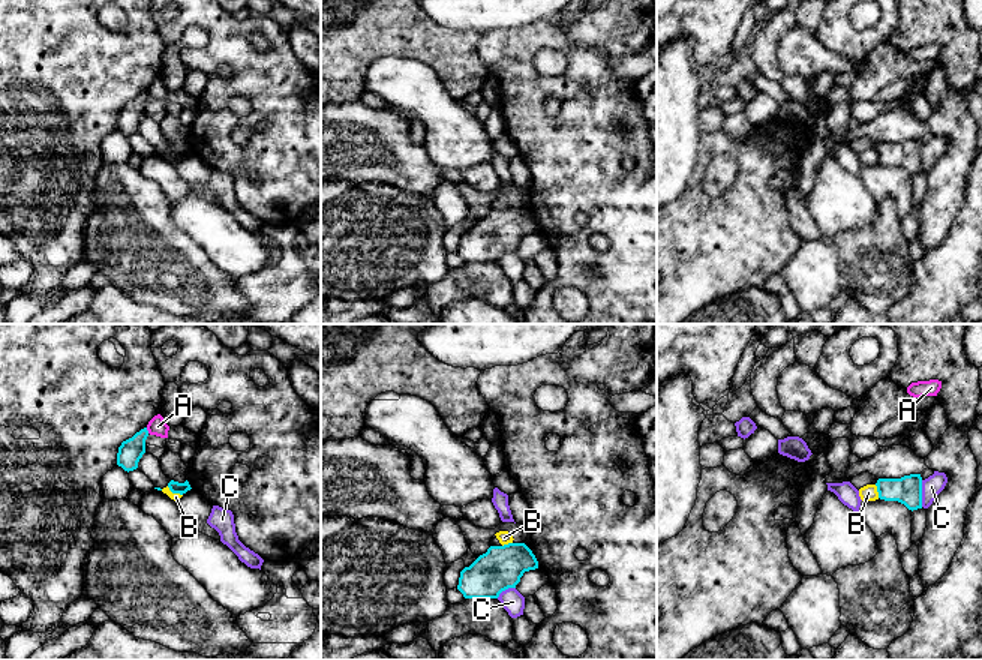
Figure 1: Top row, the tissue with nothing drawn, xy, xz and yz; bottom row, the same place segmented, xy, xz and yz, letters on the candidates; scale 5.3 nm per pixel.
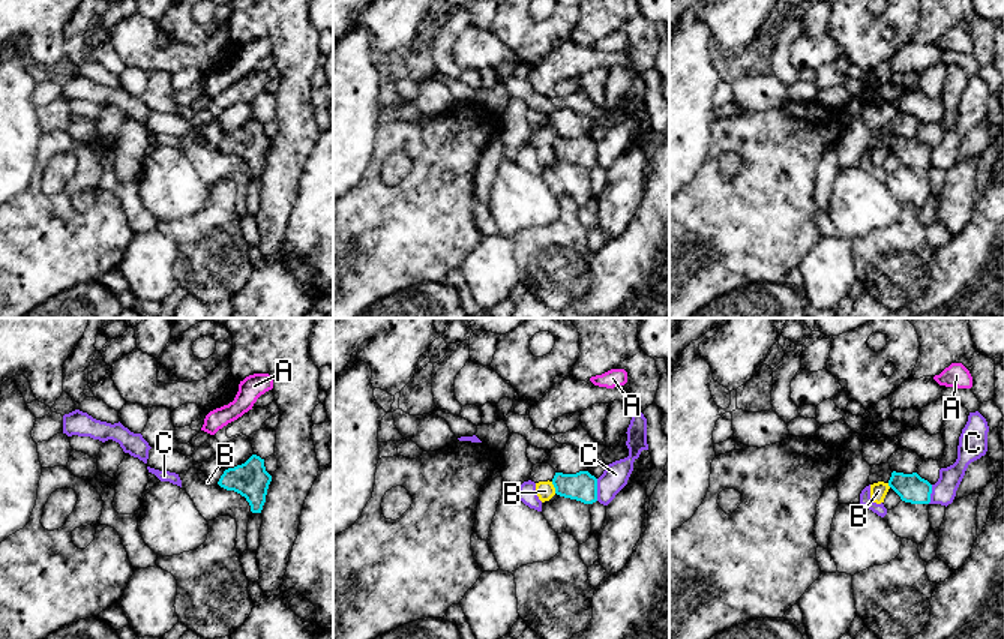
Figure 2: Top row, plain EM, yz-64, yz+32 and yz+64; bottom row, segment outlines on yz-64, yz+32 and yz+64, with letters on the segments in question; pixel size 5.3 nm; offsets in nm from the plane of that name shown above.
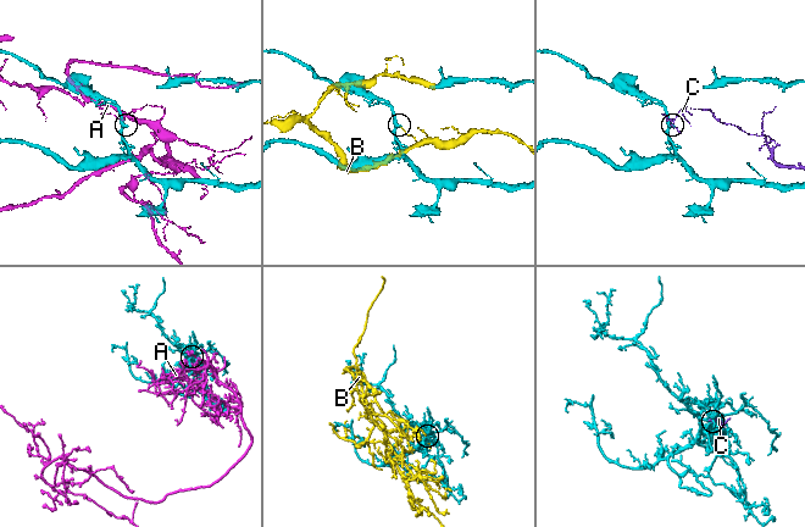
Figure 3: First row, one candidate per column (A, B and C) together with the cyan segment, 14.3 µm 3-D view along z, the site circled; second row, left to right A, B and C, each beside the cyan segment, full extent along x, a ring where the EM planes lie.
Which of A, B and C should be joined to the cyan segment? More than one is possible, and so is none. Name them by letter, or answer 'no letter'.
no letter

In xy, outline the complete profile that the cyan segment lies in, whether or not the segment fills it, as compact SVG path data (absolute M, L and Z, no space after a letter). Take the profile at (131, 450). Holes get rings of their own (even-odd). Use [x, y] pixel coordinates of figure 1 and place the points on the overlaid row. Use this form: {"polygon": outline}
{"polygon": "M147 428L136 432L132 438L121 442L117 453L117 465L124 471L138 468L138 462L145 453L145 440L148 436Z"}

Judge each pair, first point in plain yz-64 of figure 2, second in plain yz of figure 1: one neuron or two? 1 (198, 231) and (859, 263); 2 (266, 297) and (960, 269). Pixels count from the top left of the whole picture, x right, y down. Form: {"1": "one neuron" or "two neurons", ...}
{"1": "one neuron", "2": "one neuron"}

